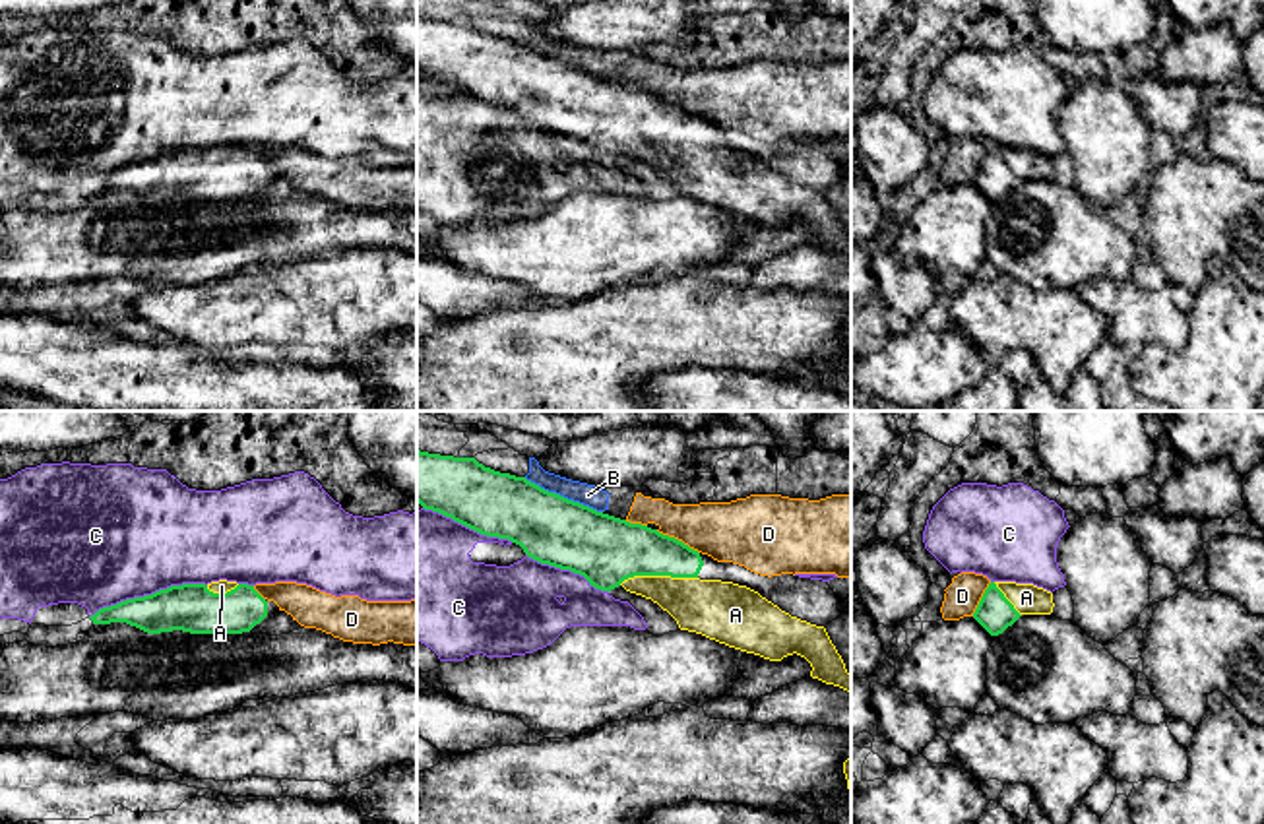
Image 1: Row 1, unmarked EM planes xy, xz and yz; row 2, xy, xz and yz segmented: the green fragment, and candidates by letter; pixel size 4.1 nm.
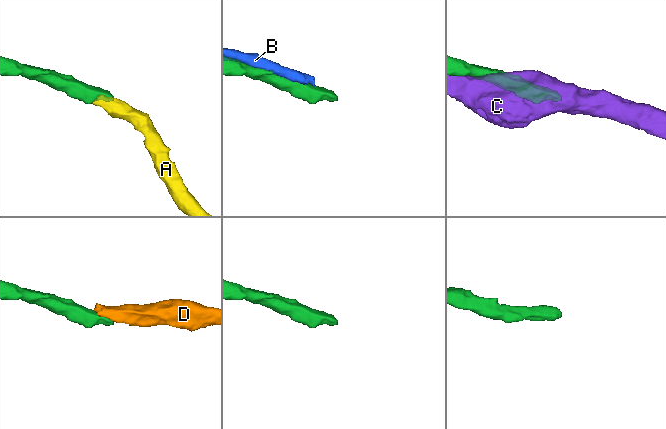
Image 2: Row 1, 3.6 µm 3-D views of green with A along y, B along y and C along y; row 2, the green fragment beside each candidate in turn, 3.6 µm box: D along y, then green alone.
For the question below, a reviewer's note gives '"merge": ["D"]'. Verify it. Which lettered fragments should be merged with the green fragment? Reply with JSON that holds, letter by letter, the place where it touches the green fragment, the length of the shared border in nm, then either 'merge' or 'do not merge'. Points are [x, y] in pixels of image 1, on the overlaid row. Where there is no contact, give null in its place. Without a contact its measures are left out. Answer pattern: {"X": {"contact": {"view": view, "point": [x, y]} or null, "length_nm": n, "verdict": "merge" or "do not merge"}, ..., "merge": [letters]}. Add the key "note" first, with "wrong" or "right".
{"note": "wrong", "A": {"contact": {"view": "xz", "point": [658, 574]}, "length_nm": 320, "verdict": "merge"}, "B": {"contact": {"view": "xz", "point": [563, 497]}, "length_nm": 360, "verdict": "do not merge"}, "C": {"contact": {"view": "xy", "point": [148, 596]}, "length_nm": 500, "verdict": "do not merge"}, "D": {"contact": {"view": "xz", "point": [677, 539]}, "length_nm": 200, "verdict": "do not merge"}, "merge": ["A"]}

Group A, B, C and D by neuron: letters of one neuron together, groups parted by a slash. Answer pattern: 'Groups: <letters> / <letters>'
Groups: A / B D / C

